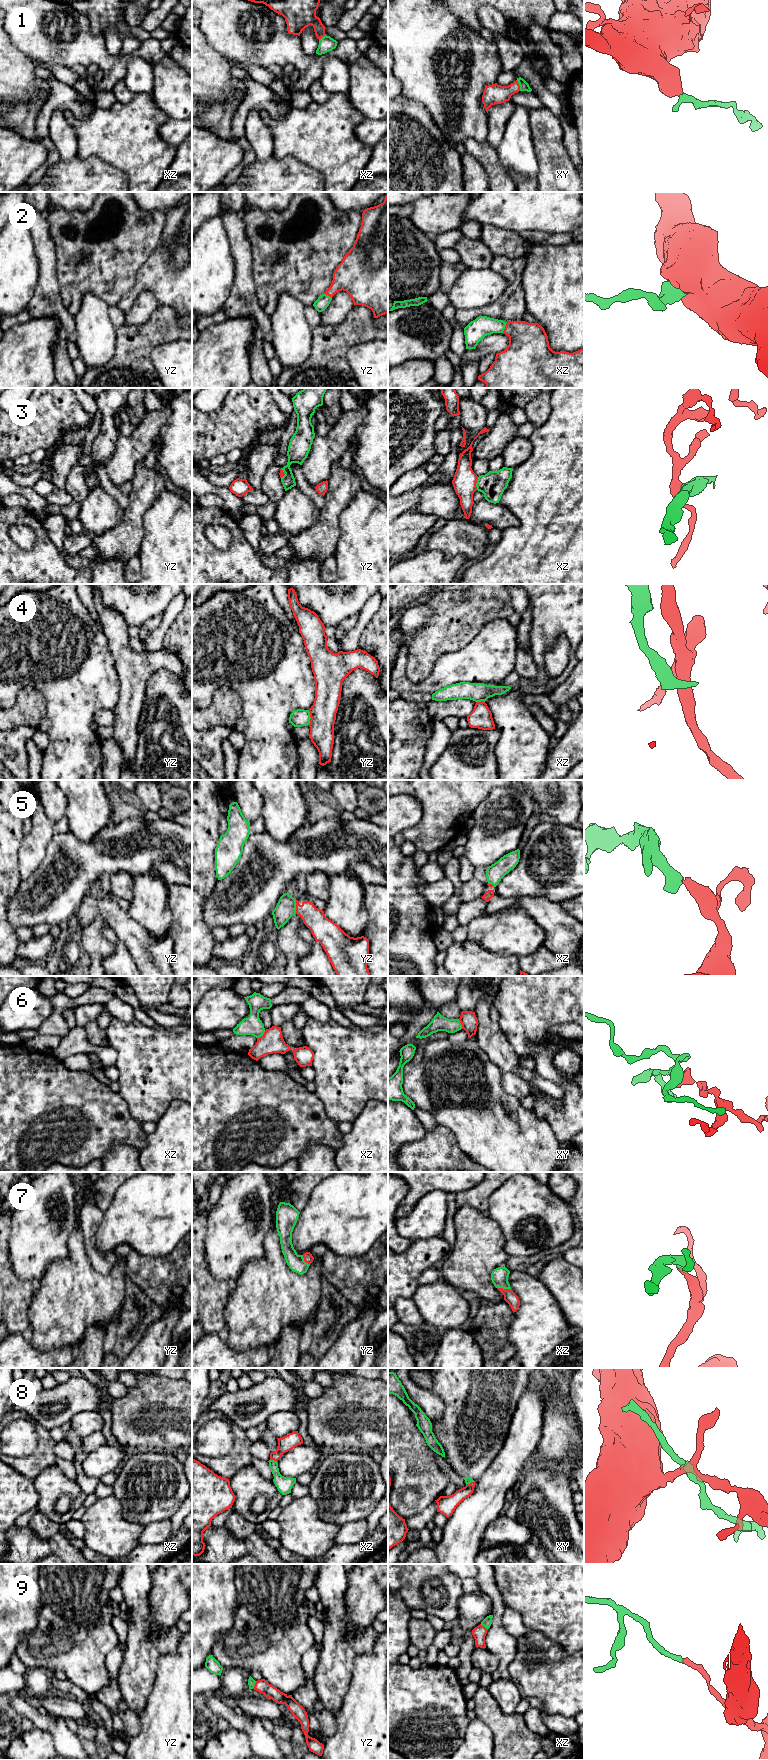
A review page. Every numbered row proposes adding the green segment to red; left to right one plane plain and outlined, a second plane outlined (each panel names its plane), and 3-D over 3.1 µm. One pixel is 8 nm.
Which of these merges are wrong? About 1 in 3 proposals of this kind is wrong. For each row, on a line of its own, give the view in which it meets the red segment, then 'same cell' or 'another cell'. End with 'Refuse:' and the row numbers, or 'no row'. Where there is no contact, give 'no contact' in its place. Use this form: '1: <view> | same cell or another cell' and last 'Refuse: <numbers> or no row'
1: xy | same cell
2: xz | same cell
3: xz | another cell
4: yz | another cell
5: yz | same cell
6: xz | another cell
7: xz | same cell
8: xz | another cell
9: yz | same cell
Refuse: 3, 4, 6, 8

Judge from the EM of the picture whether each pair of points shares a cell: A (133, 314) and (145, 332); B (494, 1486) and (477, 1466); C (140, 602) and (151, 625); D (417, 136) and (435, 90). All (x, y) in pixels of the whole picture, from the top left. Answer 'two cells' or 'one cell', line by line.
A: two cells
B: two cells
C: two cells
D: two cells

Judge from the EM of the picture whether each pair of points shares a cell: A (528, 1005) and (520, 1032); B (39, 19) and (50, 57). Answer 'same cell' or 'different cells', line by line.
A: same cell
B: same cell

